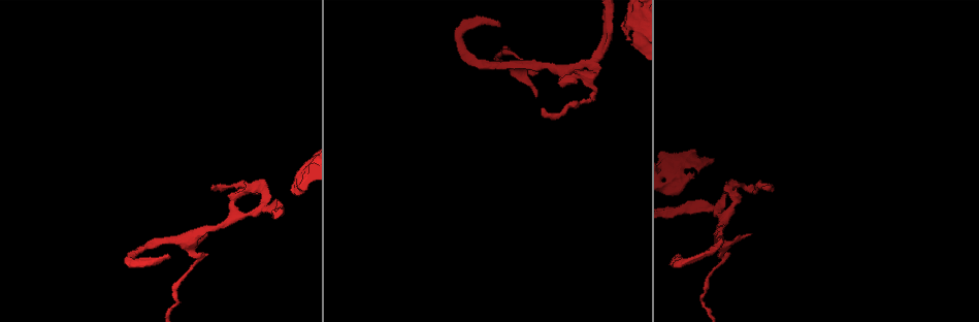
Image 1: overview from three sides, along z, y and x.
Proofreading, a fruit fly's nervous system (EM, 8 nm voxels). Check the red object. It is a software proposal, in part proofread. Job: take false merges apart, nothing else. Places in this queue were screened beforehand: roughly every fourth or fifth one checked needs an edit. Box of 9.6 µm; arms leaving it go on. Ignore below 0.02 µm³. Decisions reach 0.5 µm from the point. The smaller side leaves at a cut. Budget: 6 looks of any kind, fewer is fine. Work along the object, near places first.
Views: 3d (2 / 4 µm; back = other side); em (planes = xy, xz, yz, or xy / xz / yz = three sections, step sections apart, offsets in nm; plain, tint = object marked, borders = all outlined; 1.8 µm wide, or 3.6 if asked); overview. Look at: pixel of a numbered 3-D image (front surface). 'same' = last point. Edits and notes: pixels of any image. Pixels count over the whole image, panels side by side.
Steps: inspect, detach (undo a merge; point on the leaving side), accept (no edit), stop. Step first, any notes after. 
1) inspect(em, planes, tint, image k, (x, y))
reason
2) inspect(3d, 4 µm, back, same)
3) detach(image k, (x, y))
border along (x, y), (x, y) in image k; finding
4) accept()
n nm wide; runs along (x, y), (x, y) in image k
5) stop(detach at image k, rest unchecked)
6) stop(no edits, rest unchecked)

inspect(3d, 4 µm, image 1, (587, 99))
abrupt turn

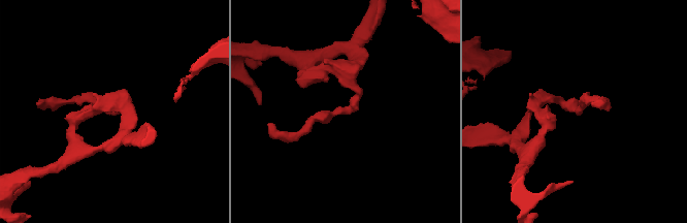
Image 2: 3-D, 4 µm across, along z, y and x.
inspect(em, xy, step 16, tint, image 2, (577, 111))

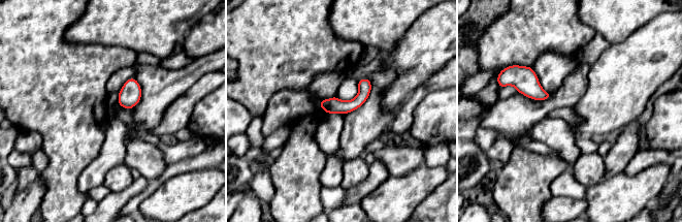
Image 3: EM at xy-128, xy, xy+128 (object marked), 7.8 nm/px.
accept()
continuous, no second cell

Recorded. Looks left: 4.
inspect(em, planes, tint, image 1, (295, 187))
thick turns thin

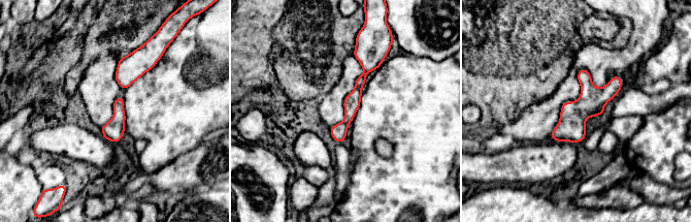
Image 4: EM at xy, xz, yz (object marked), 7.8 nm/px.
accept()
130 nm wide; runs along (357, 52), (365, 73), (338, 139) in image 4; one cell here

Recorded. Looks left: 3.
inspect(3d, 2 µm, image 1, (460, 38))
sharp bend

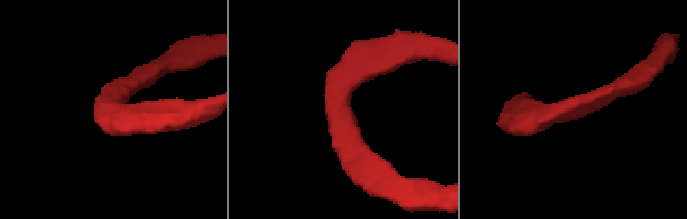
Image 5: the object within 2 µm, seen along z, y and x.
inspect(em, planes, plain, image 5, (337, 99))
now the EM

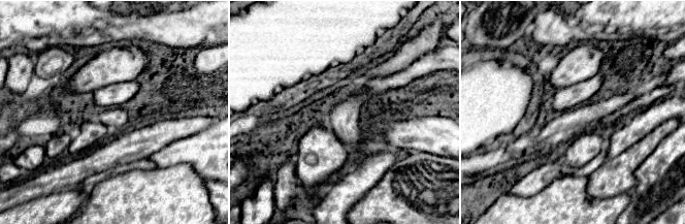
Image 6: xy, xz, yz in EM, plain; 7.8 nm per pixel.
inspect(em, planes, tint, same)

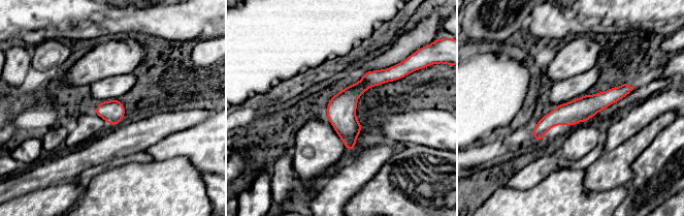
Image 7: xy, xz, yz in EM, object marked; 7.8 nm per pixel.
accept()
runs along (628, 88), (555, 117), (534, 132) in image 7; all the same cell

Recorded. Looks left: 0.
stop(no edits, rest unchecked)

